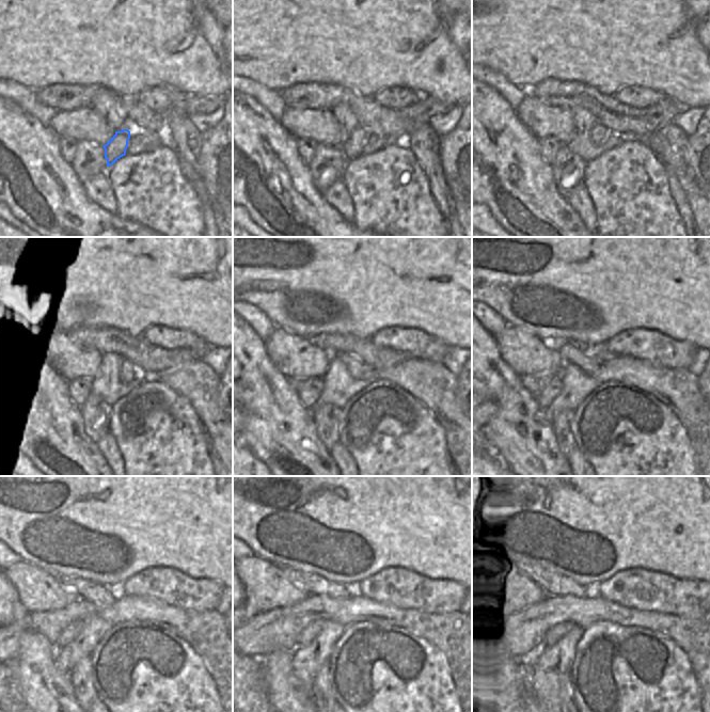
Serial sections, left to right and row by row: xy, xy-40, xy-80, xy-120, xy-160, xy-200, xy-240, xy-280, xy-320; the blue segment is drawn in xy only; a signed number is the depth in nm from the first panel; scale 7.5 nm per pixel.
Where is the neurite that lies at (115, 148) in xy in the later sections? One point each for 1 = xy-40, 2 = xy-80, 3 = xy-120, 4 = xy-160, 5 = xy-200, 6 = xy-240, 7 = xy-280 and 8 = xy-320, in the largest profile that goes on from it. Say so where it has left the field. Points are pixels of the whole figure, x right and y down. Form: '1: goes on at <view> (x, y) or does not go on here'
1: goes on at xy-40 (351, 149)
2: goes on at xy-80 (600, 133)
3: goes on at xy-120 (126, 374)
4: goes on at xy-160 (359, 369)
5: goes on at xy-200 (571, 353)
6: goes on at xy-240 (97, 594)
7: goes on at xy-280 (314, 584)
8: goes on at xy-320 (554, 584)

